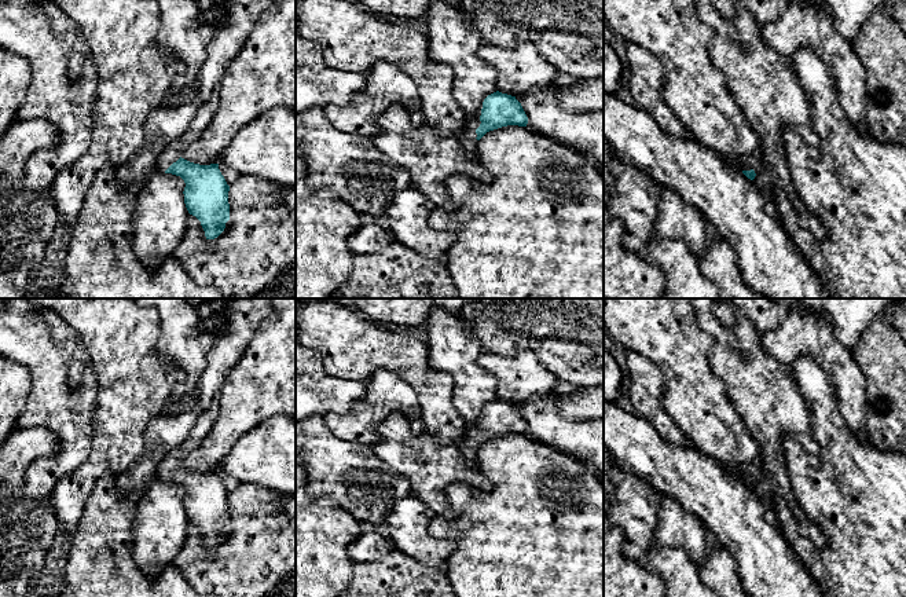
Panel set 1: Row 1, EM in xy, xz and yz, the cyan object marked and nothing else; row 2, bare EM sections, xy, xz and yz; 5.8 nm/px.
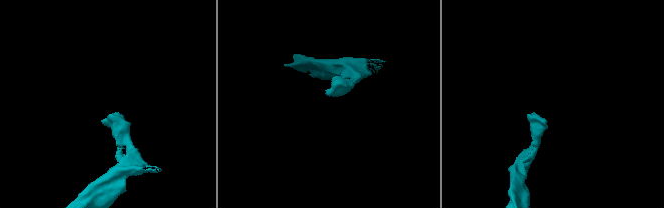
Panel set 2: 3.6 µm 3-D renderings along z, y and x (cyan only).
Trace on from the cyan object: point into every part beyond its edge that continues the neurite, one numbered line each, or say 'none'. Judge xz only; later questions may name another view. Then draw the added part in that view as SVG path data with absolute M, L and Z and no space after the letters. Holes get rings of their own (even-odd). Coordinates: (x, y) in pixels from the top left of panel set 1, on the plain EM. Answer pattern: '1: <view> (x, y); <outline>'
1: xz (468, 444); M480 426L467 428L459 443L459 448L463 457L474 464L477 461L478 454L478 448L476 447L477 446L476 437L480 435L480 432L481 432Z

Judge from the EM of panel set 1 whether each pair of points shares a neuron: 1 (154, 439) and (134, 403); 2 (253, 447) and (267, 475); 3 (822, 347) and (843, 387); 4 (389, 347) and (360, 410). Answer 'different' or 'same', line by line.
1: different
2: same
3: same
4: different

